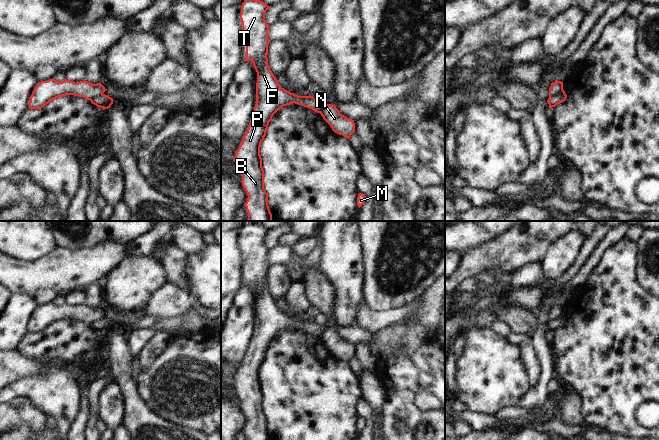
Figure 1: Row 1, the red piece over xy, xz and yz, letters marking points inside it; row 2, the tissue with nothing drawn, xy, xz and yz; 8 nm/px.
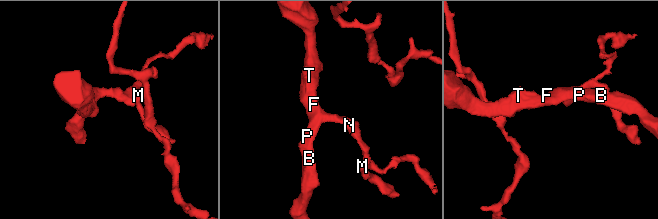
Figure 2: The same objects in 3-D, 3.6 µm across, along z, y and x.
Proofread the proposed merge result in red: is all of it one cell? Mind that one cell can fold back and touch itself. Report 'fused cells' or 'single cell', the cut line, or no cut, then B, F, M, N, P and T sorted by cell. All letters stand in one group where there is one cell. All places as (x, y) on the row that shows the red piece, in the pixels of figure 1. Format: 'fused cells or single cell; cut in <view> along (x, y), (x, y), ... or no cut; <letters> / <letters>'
fused cells; cut in yz along (562, 89), (558, 93), (549, 96); B F P T / M N

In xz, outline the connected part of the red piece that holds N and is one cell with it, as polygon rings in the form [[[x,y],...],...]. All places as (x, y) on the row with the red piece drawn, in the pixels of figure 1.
[[[324,103],[320,114],[335,133],[350,139],[355,132],[354,120],[342,115],[335,105]]]

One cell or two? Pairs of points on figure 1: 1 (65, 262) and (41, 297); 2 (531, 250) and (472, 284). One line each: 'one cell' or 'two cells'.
1: two cells
2: two cells

